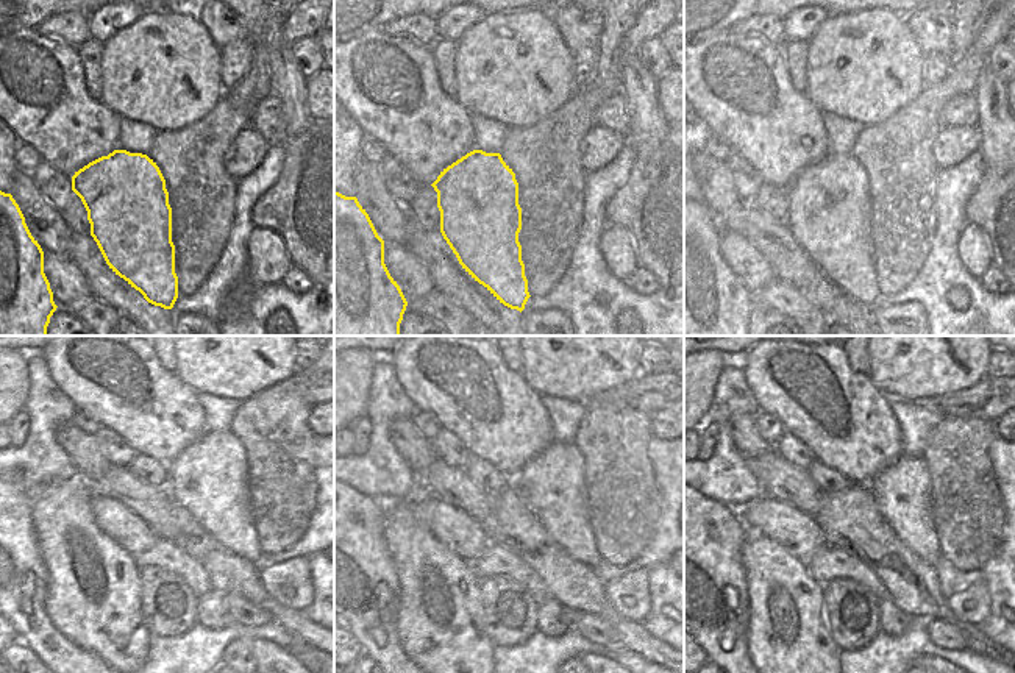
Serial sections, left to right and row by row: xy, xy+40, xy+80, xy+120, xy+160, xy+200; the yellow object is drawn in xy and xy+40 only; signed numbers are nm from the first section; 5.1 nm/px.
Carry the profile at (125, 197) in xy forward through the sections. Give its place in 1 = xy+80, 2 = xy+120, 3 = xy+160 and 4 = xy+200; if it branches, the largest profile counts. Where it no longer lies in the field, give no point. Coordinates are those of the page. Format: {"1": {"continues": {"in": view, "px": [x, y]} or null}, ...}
{"1": {"continues": {"in": "xy+80", "px": [829, 217]}}, "2": {"continues": {"in": "xy+120", "px": [102, 595]}}, "3": {"continues": {"in": "xy+160", "px": [436, 630]}}, "4": {"continues": {"in": "xy+200", "px": [786, 645]}}}

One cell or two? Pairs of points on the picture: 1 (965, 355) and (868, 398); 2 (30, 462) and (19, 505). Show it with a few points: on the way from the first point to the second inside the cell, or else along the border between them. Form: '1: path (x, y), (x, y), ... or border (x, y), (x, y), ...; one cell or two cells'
1: path (958, 375), (898, 375); one cell
2: border (16, 480), (30, 500); two cells

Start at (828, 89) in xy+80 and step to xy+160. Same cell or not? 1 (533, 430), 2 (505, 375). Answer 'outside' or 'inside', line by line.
1: inside
2: inside

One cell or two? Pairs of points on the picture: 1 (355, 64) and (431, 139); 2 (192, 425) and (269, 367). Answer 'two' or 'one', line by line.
1: one
2: one

